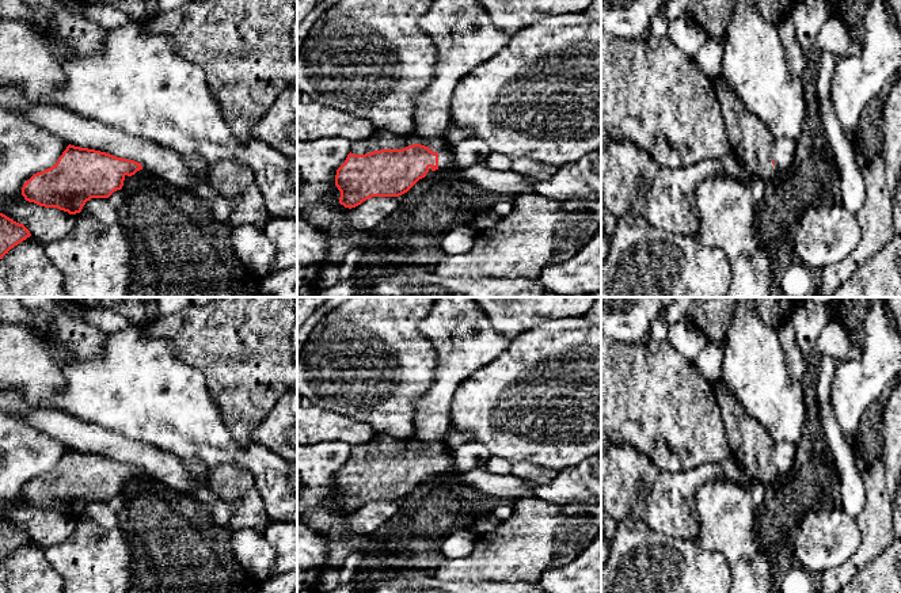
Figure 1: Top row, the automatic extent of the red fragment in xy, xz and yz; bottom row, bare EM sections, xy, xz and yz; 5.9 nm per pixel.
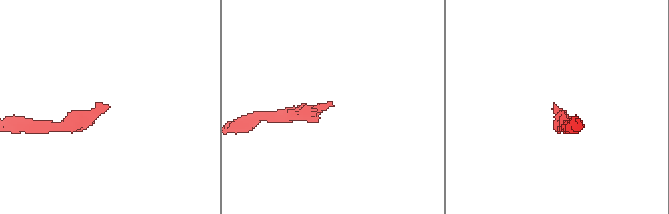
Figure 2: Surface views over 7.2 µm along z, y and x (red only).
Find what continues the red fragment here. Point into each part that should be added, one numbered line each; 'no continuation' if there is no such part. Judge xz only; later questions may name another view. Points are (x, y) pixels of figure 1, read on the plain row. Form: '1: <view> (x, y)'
1: xz (379, 444)

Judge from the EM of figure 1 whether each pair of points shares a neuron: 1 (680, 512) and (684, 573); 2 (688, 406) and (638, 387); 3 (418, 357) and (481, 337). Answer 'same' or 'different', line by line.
1: different
2: same
3: different

